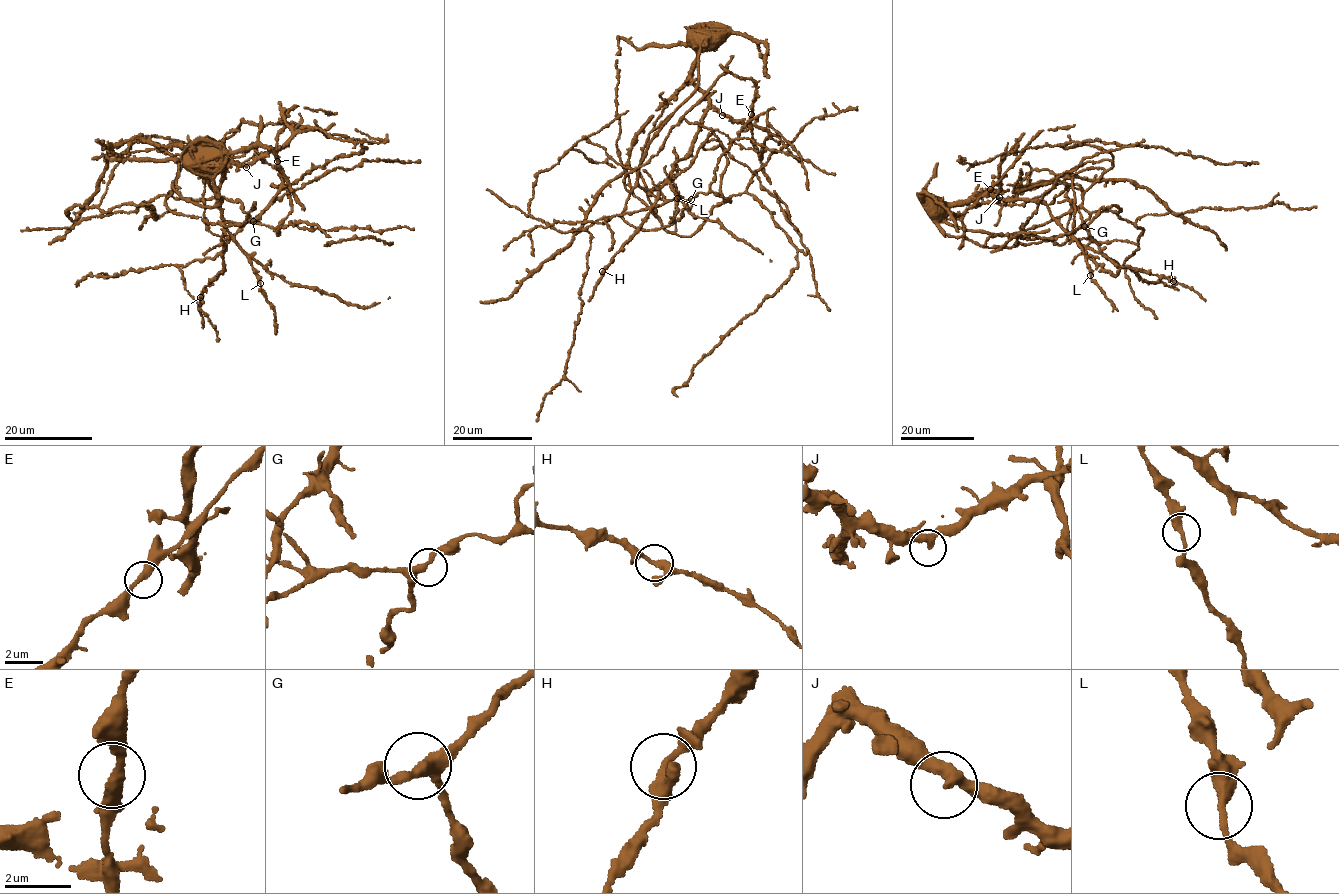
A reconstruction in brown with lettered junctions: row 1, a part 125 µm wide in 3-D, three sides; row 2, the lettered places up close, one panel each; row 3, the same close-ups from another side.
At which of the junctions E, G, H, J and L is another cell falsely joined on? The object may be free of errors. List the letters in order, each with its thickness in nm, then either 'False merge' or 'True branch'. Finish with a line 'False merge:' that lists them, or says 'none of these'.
E: Thickness 320 nm. True branch
G: Thickness 320 nm. True branch
H: Thickness 320 nm. True branch
J: Thickness 320 nm. True branch
L: Thickness 320 nm. True branch
False merge: none of these

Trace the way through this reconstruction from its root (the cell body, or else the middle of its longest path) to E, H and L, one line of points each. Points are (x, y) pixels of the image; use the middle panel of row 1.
E: (652, 208), (668, 231), (689, 237), (714, 206), (743, 193), (783, 145), (751, 123), (751, 114)
H: (652, 208), (638, 185), (621, 217), (657, 230), (687, 207), (669, 200), (652, 207), (603, 271)
L: (652, 208), (638, 185), (621, 217), (663, 228), (687, 207), (660, 187), (668, 182), (677, 197)

